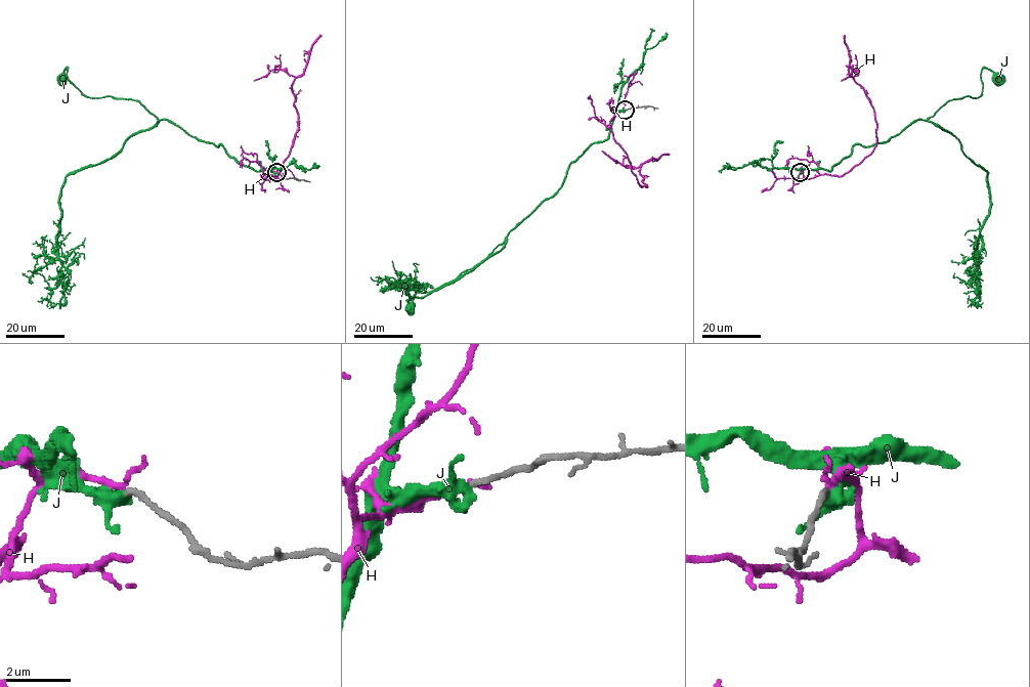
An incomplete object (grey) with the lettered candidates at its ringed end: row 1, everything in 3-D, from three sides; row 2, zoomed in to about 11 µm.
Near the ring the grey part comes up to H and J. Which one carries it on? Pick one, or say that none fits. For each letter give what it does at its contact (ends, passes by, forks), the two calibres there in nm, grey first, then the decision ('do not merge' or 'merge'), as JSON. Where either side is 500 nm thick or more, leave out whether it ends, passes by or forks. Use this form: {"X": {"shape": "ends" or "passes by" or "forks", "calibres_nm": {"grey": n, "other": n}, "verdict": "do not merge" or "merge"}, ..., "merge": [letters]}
{"H": {"shape": "passes by", "calibres_nm": {"grey": 180, "other": 140}, "verdict": "merge"}, "J": {"shape": "passes by", "calibres_nm": {"grey": 180, "other": 400}, "verdict": "do not merge"}, "merge": ["H"]}

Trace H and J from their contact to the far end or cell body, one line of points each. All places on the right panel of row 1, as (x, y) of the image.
H: (800, 172), (811, 178), (840, 176), (861, 162), (875, 144), (875, 114), (864, 90), (849, 73), (844, 35)
J: (800, 172), (829, 171), (917, 120), (951, 132), (989, 190), (968, 303)

